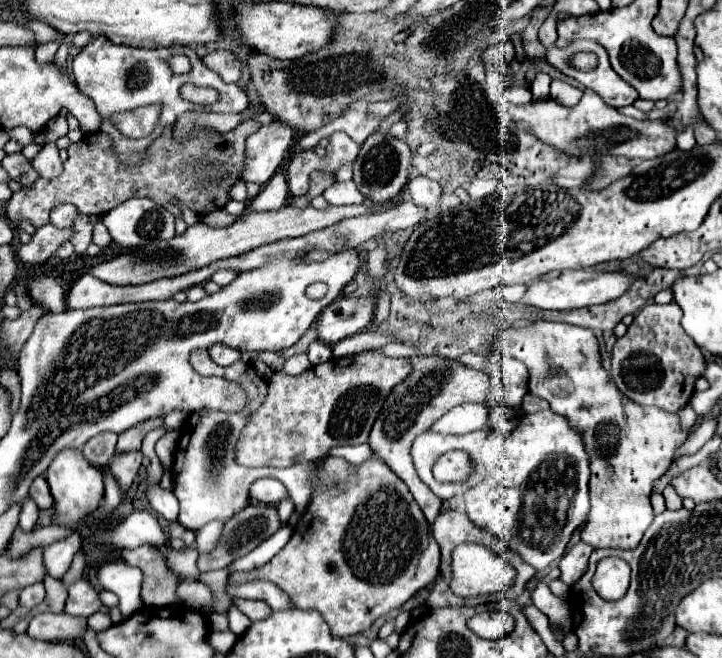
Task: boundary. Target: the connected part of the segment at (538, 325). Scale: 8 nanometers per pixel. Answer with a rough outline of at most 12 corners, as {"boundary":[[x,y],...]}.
{"boundary":[[537,320],[493,344],[583,434],[581,540],[635,548],[687,438],[623,396],[589,328]]}

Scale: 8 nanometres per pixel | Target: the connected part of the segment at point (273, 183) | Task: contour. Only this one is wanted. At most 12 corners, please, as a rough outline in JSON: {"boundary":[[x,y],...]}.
{"boundary":[[277,172],[251,202],[251,212],[279,210],[289,200],[283,172]]}

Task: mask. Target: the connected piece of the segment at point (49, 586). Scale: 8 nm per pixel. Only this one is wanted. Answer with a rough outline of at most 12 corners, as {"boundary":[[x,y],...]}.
{"boundary":[[45,575],[45,600],[33,610],[61,612],[67,588],[61,580]]}

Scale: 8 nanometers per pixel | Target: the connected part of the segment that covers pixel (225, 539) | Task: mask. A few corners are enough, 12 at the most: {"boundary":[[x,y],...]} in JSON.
{"boundary":[[247,504],[225,522],[201,572],[227,568],[281,528],[277,510]]}

